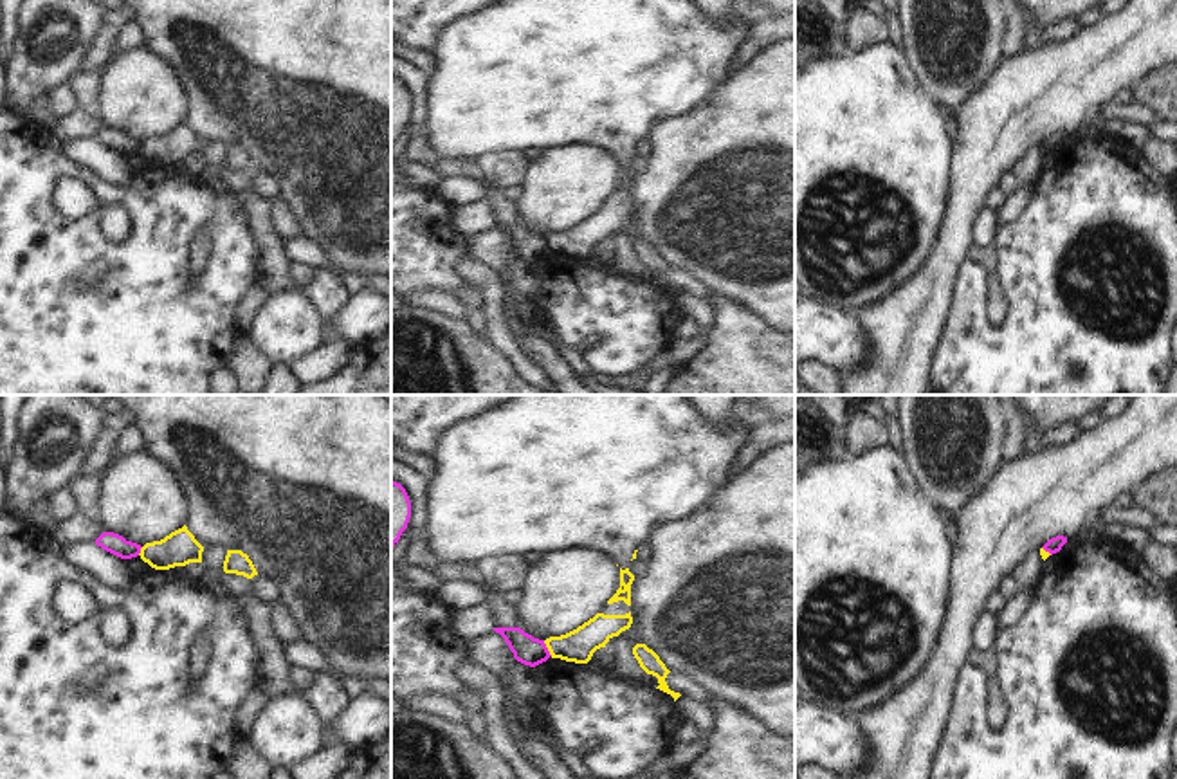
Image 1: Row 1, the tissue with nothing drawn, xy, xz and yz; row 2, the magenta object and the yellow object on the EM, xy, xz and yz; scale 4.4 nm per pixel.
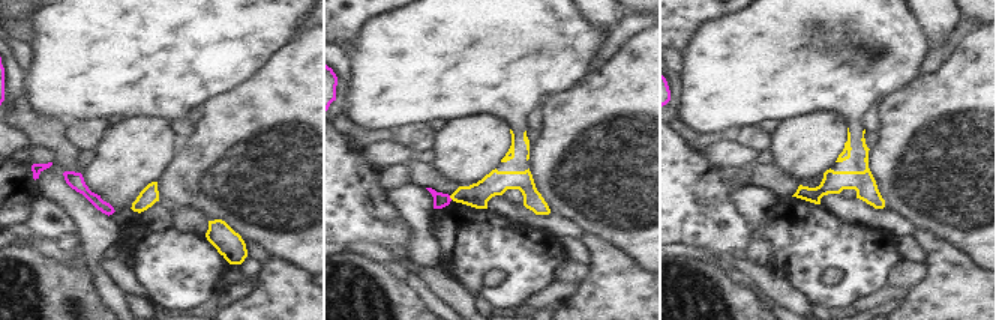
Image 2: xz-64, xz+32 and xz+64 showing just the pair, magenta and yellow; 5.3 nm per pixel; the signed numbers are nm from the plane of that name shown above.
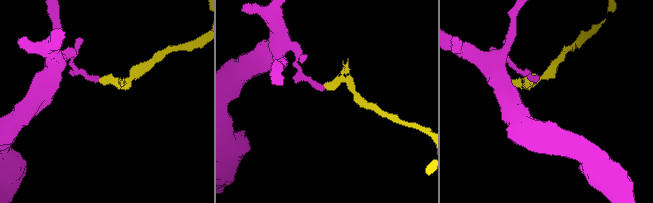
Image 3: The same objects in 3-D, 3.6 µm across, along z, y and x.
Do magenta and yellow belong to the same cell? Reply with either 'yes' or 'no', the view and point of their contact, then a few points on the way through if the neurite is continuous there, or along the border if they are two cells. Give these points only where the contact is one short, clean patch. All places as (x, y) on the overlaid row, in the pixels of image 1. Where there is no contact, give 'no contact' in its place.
no; contact xz (547, 648); border xz (543, 641), (552, 655)

